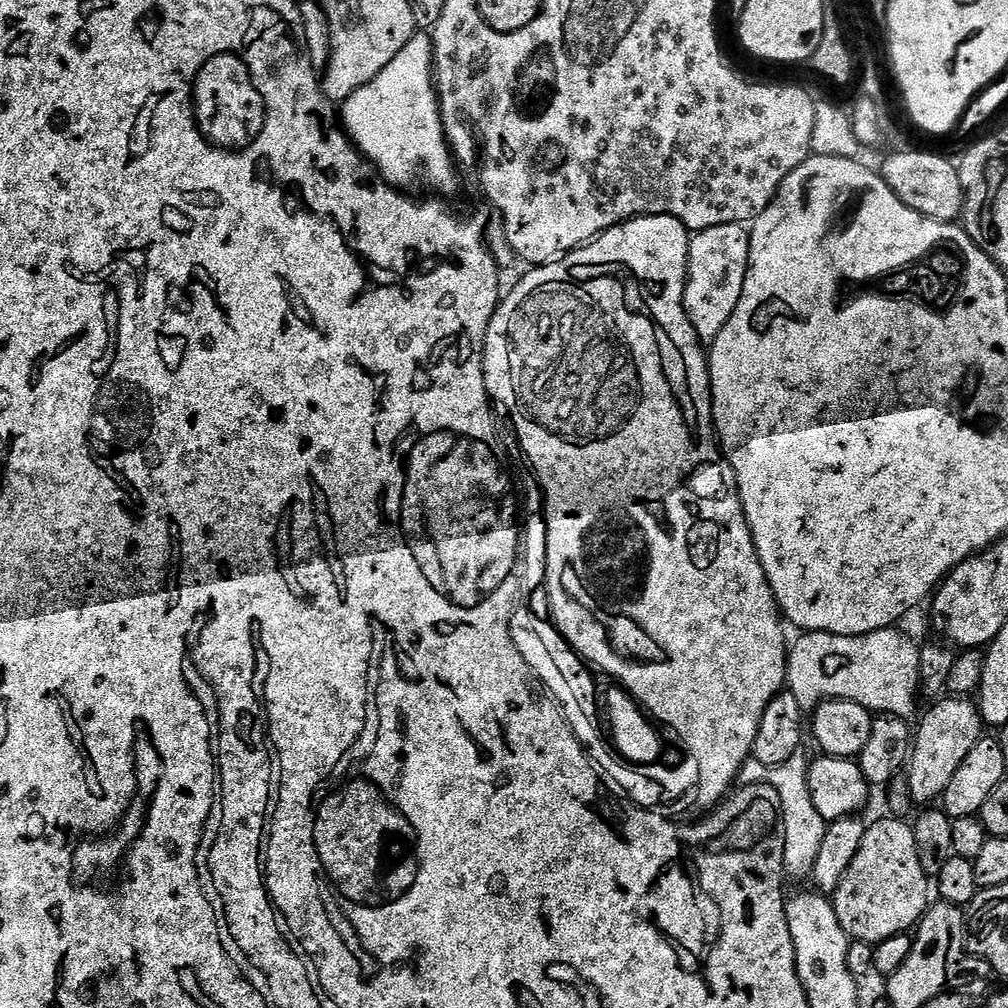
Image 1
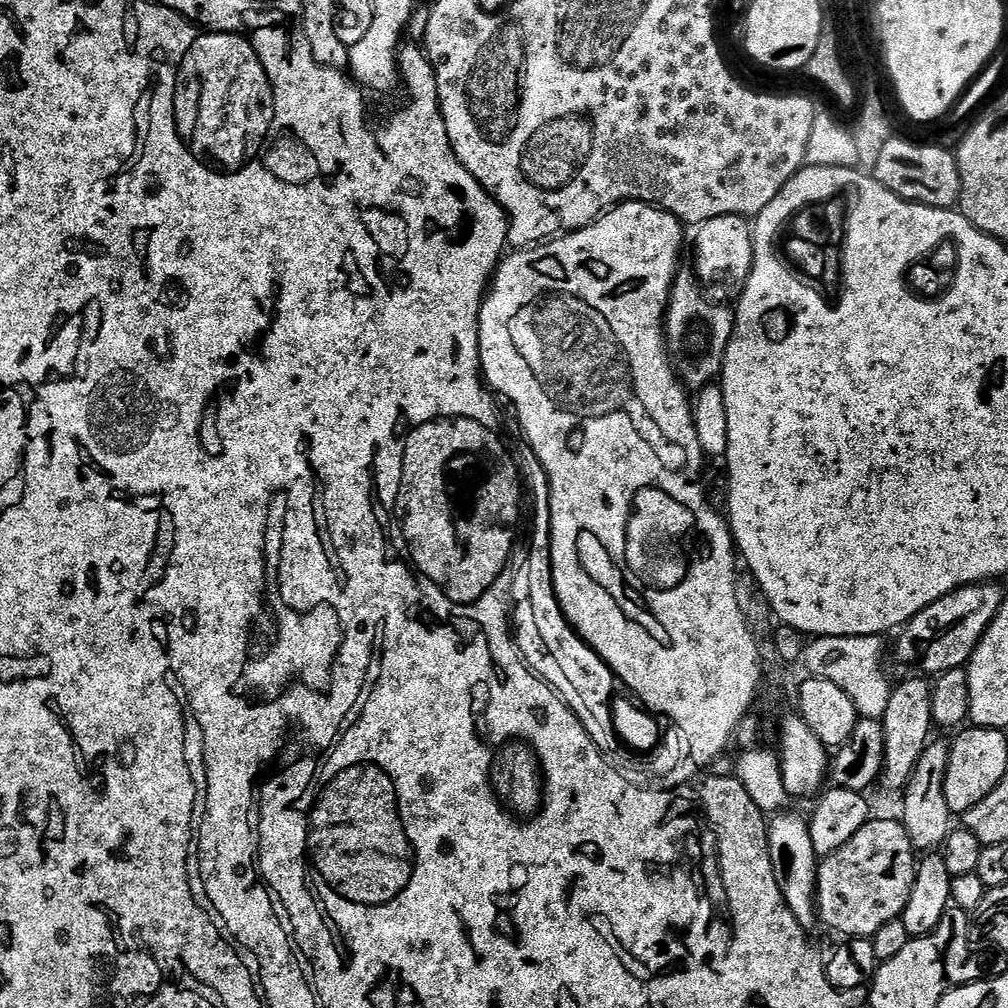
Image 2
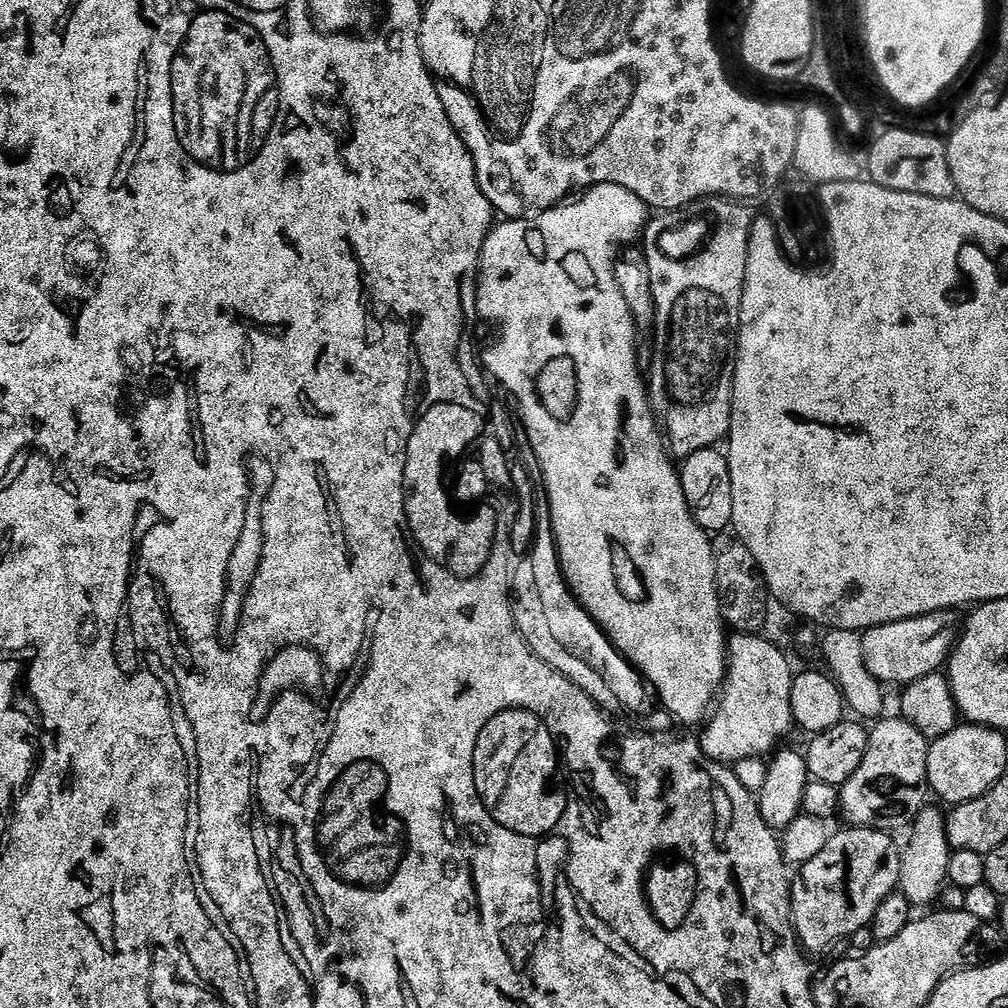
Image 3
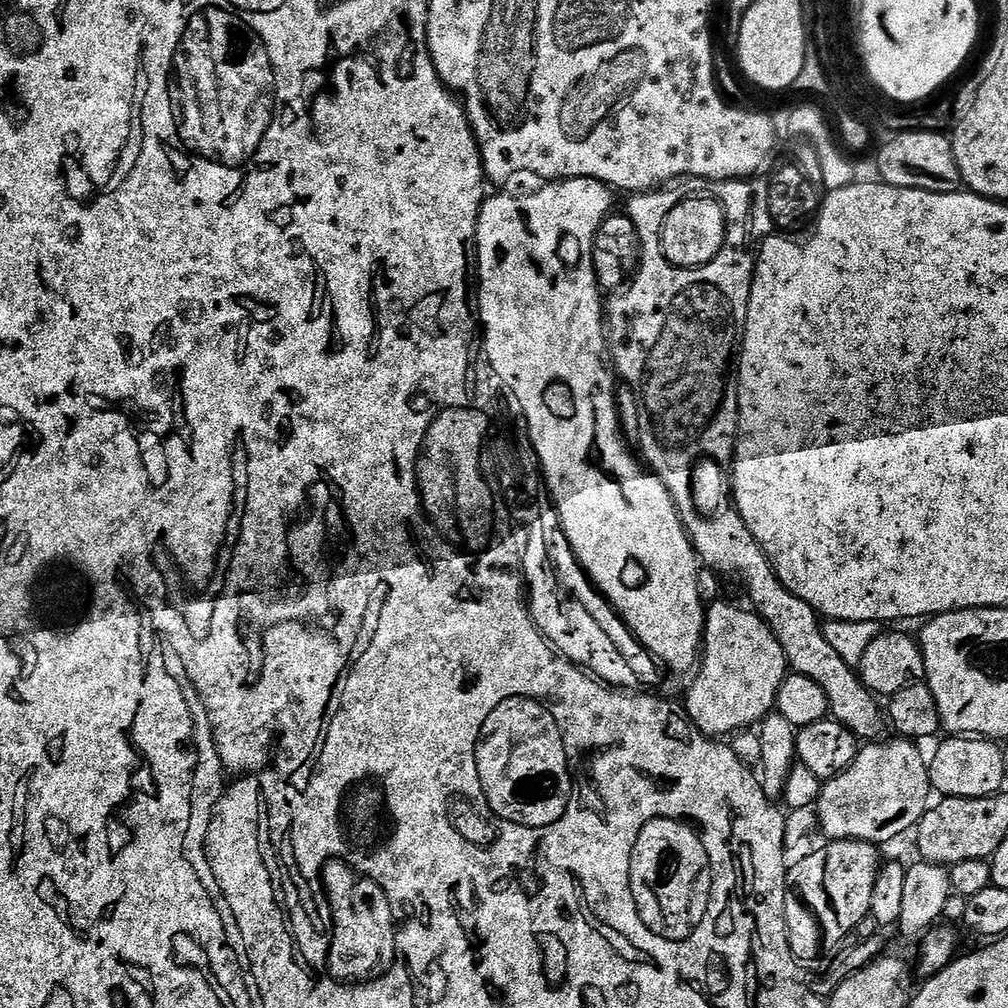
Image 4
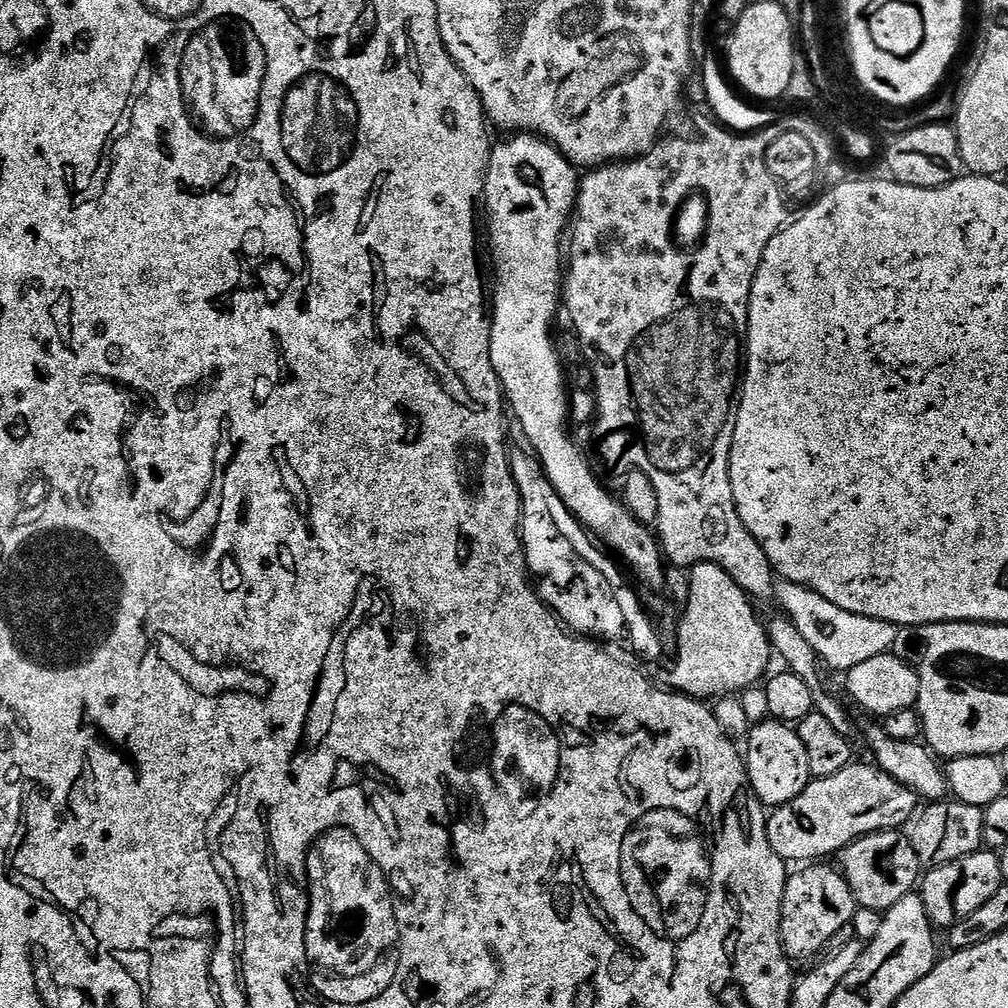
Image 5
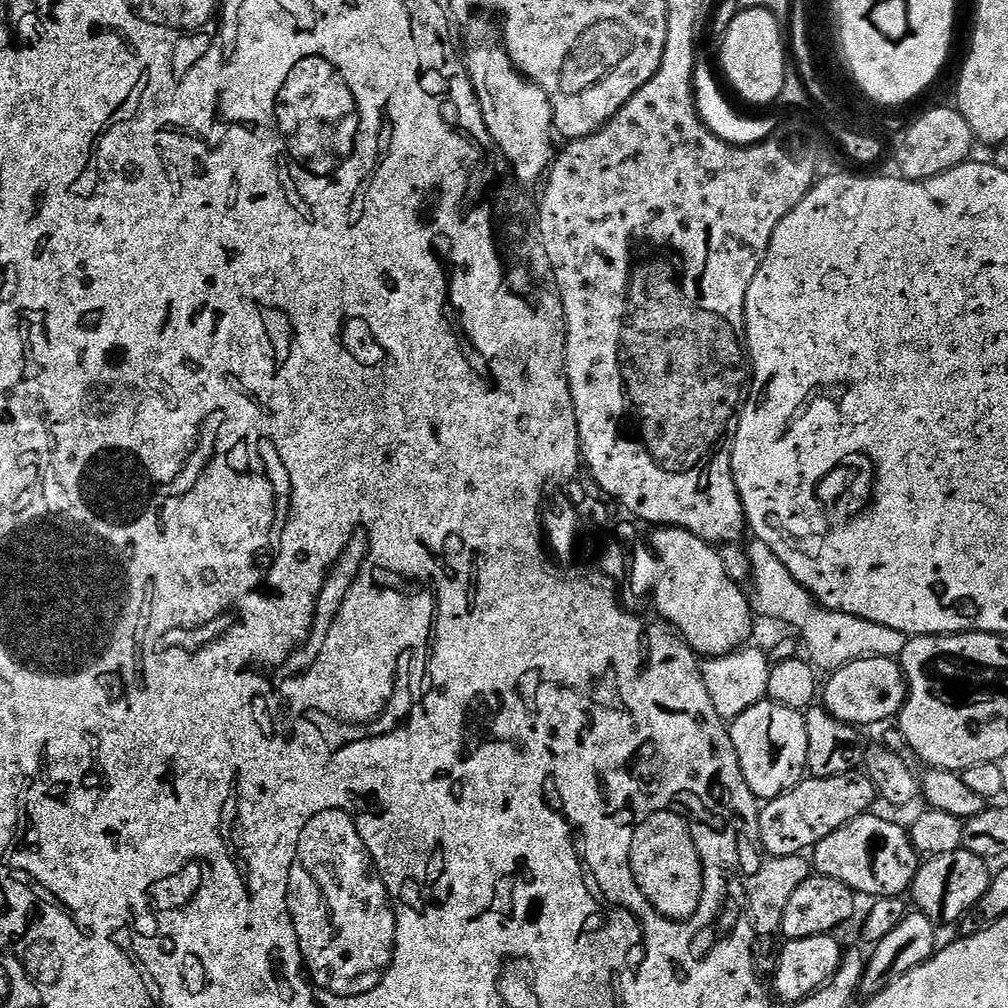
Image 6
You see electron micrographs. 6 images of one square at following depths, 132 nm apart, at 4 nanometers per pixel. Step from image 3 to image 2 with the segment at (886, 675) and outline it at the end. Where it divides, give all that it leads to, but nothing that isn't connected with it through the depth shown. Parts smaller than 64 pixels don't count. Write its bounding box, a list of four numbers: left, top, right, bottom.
[896,582,1006,674]

